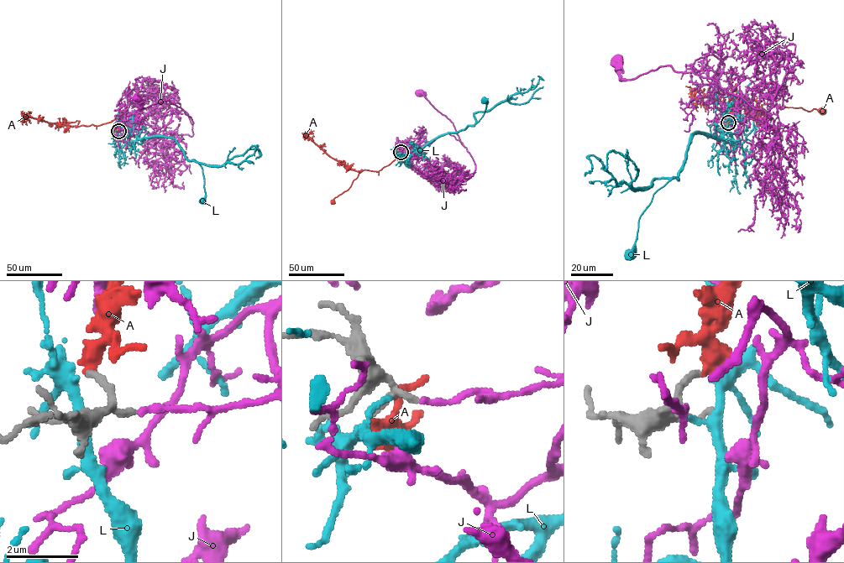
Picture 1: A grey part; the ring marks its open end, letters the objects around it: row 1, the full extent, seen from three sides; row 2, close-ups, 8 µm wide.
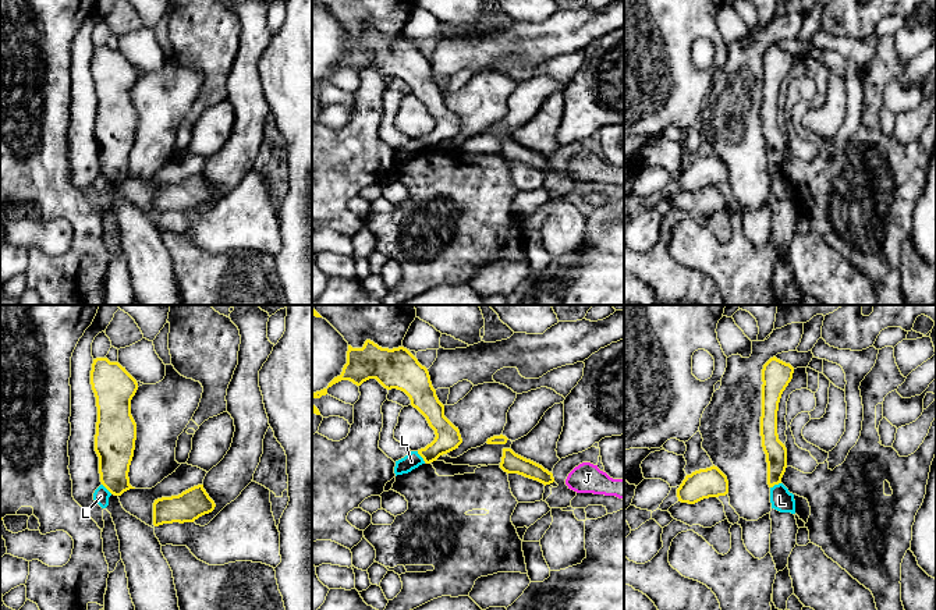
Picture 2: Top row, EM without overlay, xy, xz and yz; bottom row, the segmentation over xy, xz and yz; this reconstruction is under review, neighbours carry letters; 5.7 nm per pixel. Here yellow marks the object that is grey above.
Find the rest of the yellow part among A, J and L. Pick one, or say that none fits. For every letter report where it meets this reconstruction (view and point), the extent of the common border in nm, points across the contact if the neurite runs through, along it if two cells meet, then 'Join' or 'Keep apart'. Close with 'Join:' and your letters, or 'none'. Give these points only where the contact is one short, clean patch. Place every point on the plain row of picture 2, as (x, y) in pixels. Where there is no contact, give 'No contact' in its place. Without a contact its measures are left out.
A: No contact. Keep apart
J: No contact. Join
L: Touches yellow at xz (421, 144). Shared border 80 nm. Boundary: xz (417, 139), (425, 149). Keep apart
Join: J

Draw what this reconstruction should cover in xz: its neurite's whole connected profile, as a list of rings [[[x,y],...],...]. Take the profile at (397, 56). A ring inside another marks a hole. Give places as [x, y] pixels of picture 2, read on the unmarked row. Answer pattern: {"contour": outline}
{"contour": [[[366,28],[362,36],[348,33],[347,52],[327,77],[341,68],[361,74],[369,67],[376,67],[387,78],[404,79],[411,93],[426,106],[436,123],[430,132],[418,138],[426,152],[462,131],[458,116],[444,104],[444,93],[436,84],[428,57],[407,36],[382,36],[370,28]]]}

